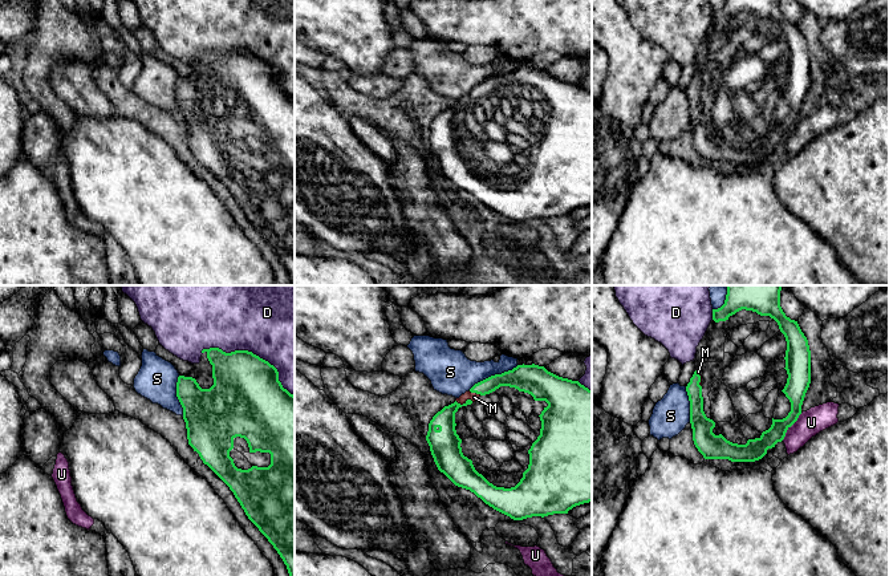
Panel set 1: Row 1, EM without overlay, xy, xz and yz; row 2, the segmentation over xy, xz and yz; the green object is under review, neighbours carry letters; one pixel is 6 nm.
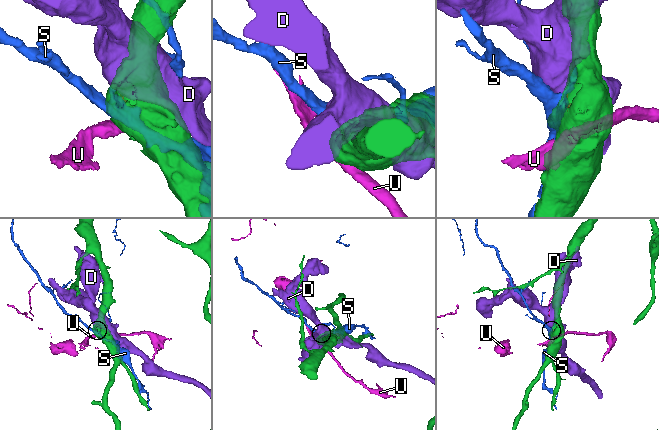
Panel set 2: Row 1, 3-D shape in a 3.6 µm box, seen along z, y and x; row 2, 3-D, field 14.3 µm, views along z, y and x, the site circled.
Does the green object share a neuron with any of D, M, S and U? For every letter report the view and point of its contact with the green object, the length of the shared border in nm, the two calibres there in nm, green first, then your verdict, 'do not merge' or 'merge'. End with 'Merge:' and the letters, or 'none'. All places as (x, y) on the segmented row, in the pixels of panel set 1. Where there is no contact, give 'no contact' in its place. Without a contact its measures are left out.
D: contact xy (251, 352); length 650 nm; calibres 420 and 500 nm; do not merge
M: contact xz (466, 402); length 110 nm; calibres 140 and 50 nm; merge
S: contact xz (492, 376); length 340 nm; calibres 180 and 260 nm; do not merge
U: contact yz (791, 425); length 200 nm; calibres 140 and 160 nm; do not merge
Merge: M

